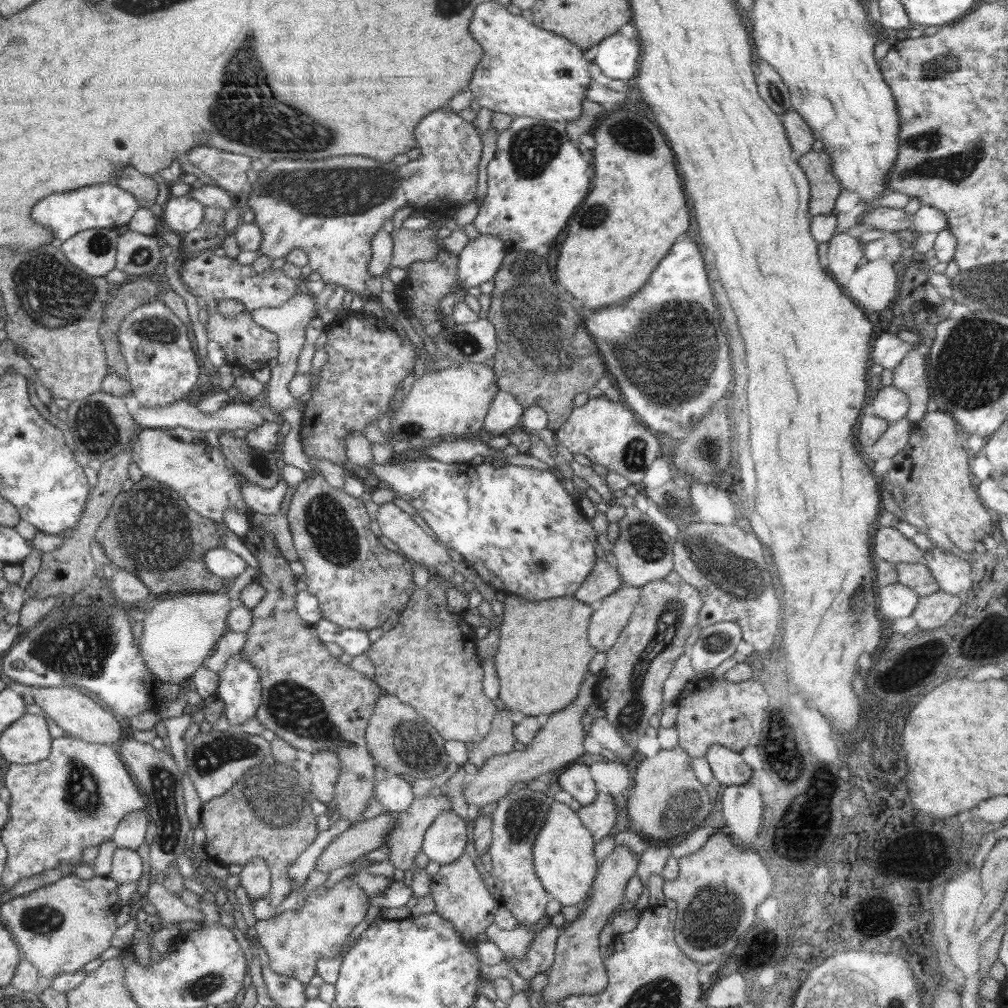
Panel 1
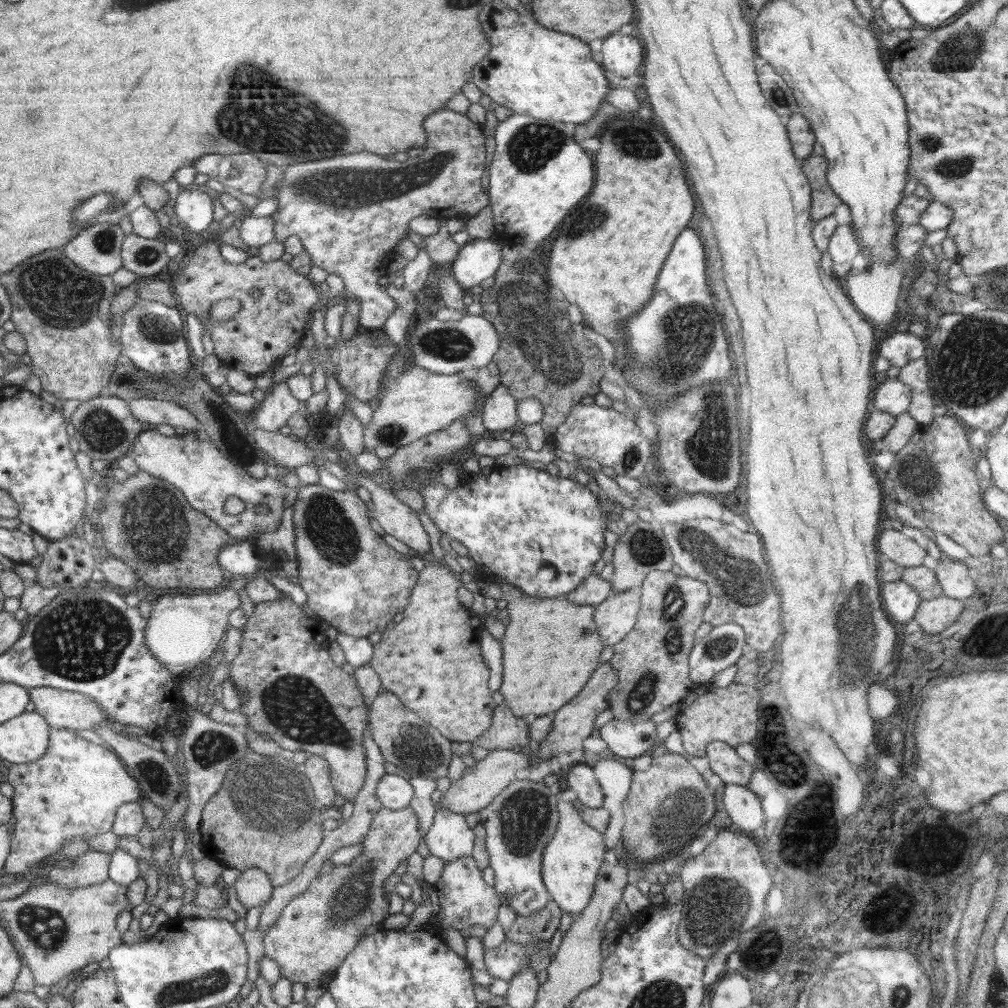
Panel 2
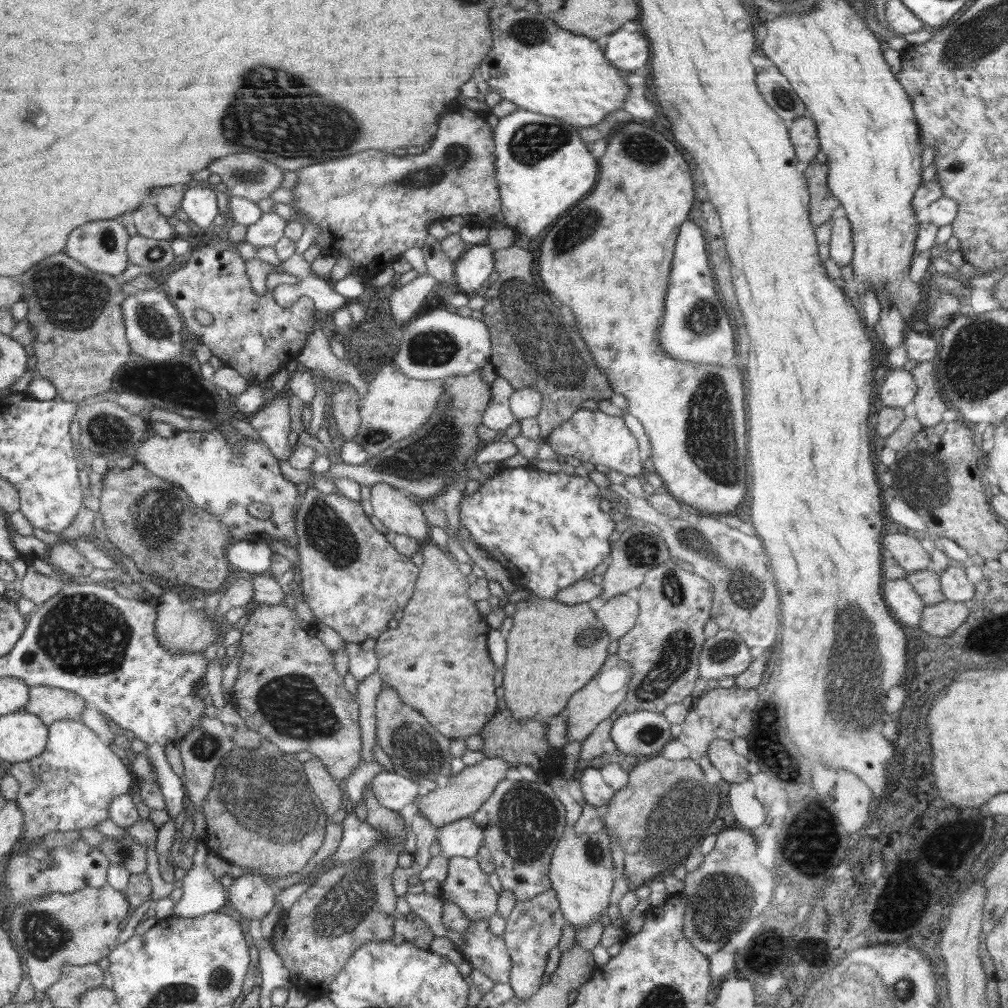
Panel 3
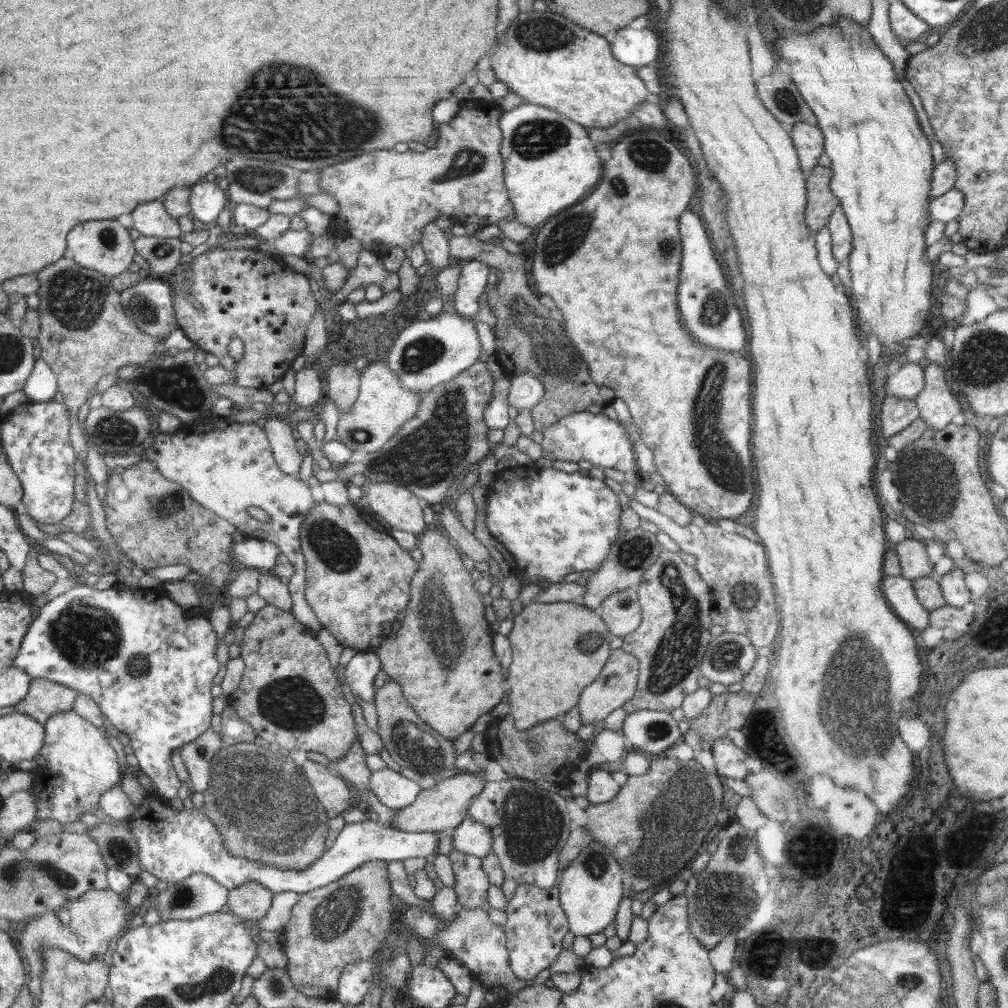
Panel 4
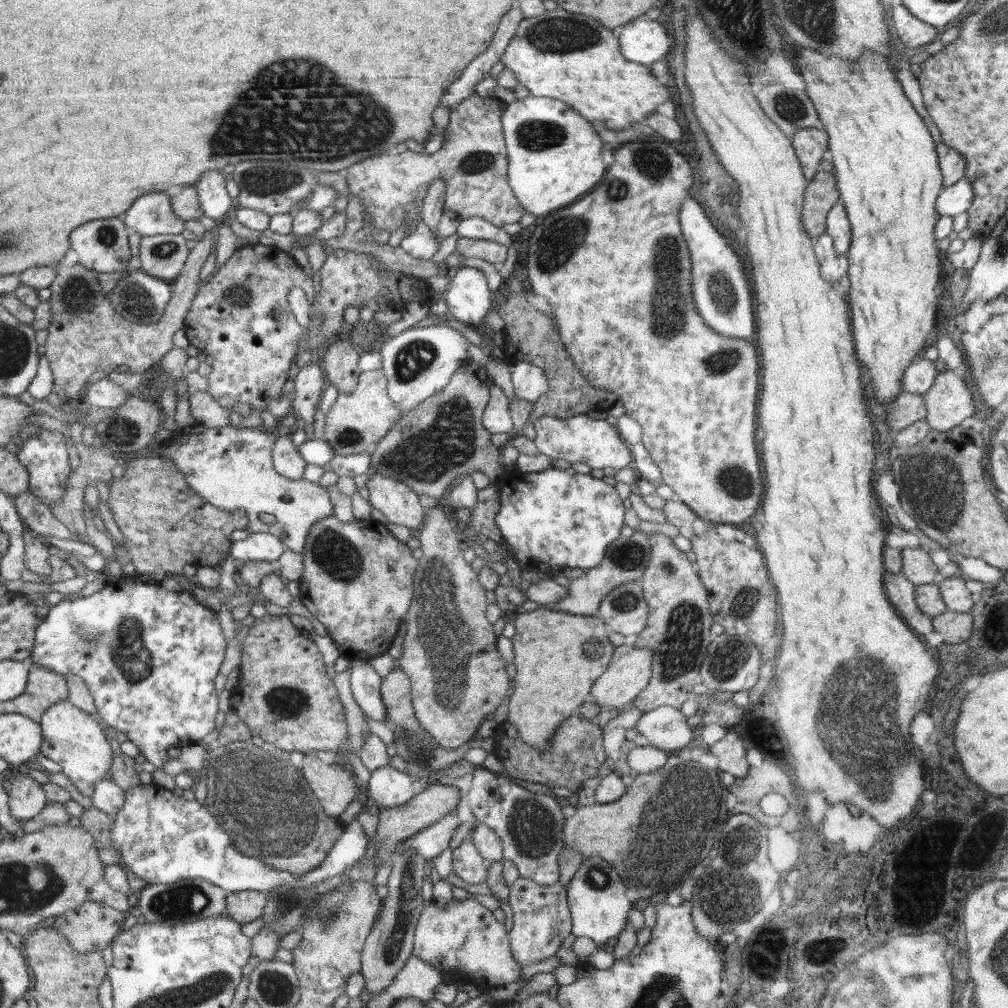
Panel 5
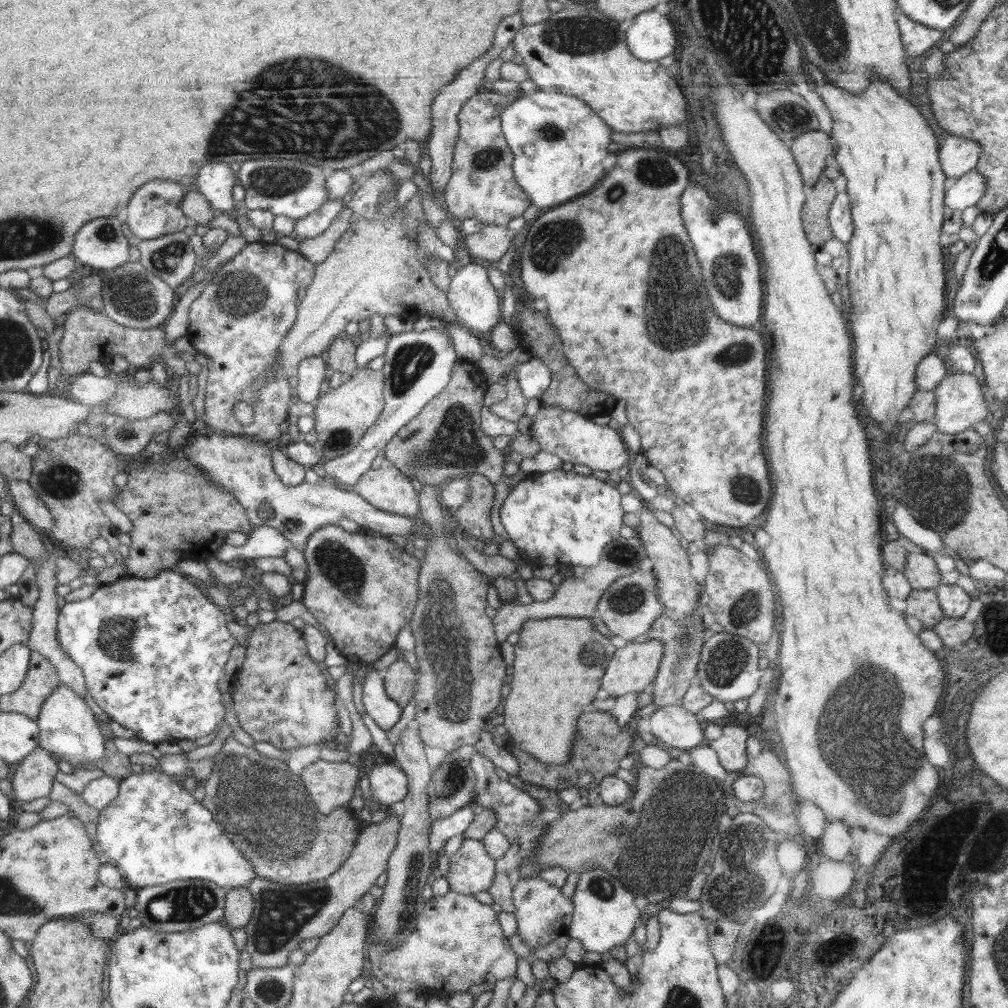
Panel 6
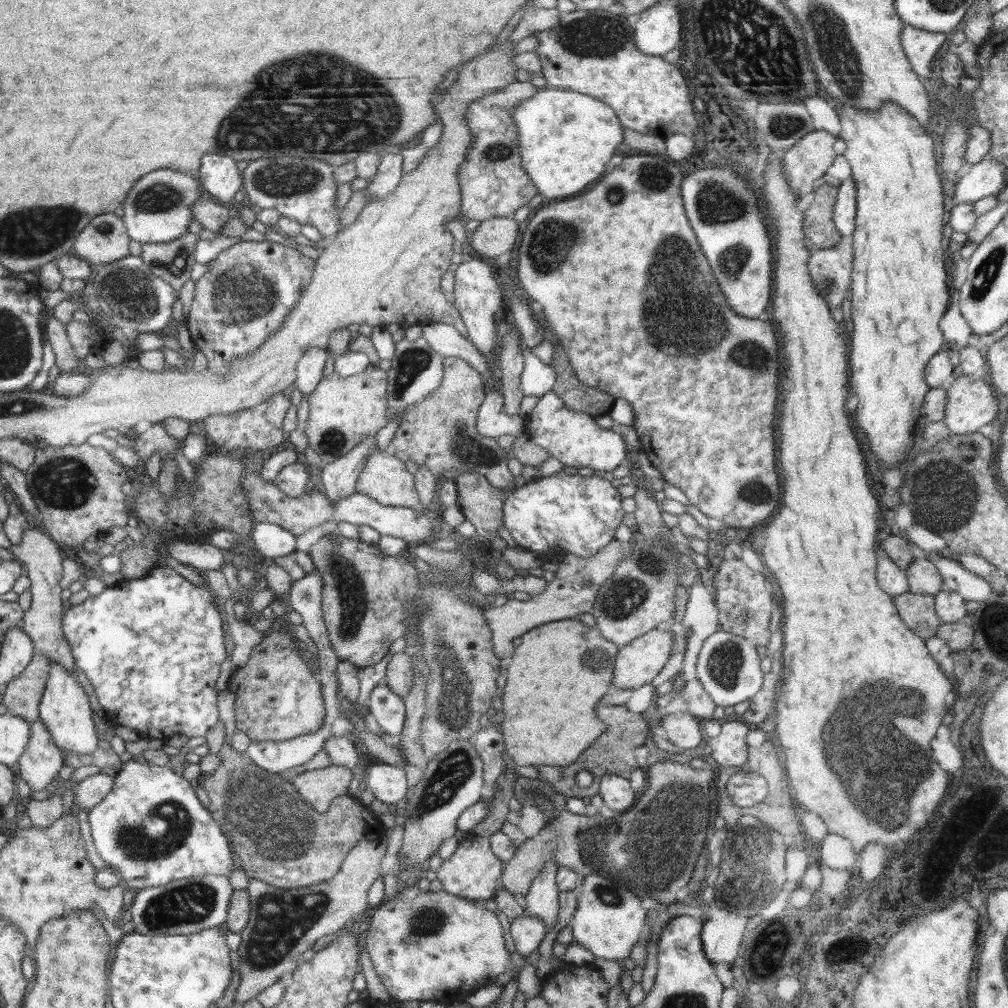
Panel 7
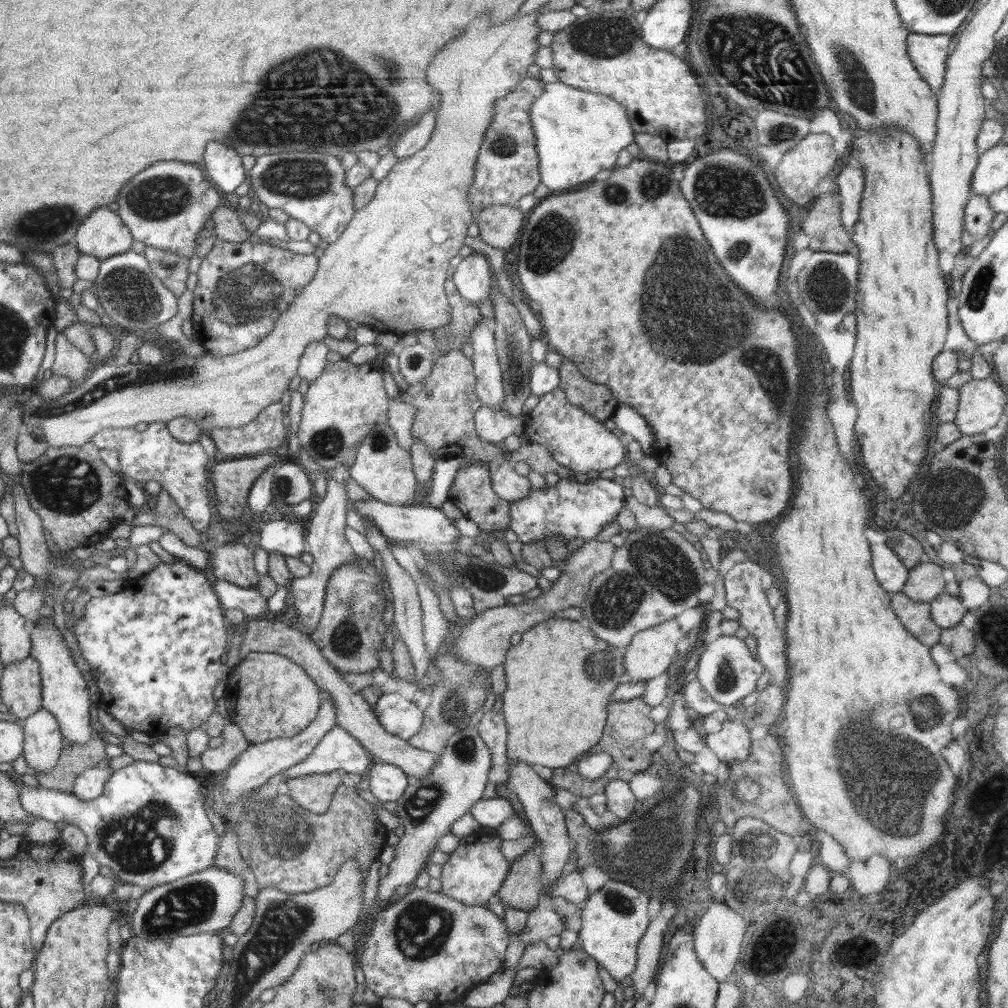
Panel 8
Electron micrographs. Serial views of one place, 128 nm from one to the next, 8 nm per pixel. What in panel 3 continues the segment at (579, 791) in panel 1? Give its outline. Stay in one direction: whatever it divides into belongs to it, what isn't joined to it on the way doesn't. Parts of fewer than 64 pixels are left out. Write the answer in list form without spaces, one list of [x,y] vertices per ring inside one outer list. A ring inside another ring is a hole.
[[[586,768],[576,786],[581,788],[583,799],[599,809],[608,806],[615,795],[615,790],[602,779],[601,770],[596,768]]]

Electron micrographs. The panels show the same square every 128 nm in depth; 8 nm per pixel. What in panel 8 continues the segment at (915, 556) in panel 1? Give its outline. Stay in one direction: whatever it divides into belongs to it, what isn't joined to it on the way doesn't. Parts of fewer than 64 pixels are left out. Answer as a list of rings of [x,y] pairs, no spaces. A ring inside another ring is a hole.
[[[928,561],[909,569],[909,577],[902,592],[912,600],[929,603],[939,594],[946,592],[945,584],[942,566]]]

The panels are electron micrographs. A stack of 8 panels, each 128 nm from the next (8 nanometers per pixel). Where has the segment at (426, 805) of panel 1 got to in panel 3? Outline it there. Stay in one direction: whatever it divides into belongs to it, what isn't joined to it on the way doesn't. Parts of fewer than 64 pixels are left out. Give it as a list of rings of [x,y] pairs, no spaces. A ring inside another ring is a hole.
[[[366,786],[362,796],[366,802],[366,822],[372,829],[388,833],[389,839],[369,848],[359,857],[322,873],[318,882],[315,882],[311,889],[304,892],[292,907],[283,913],[269,939],[271,947],[288,969],[292,984],[304,990],[306,994],[328,994],[328,987],[332,984],[333,978],[342,970],[356,949],[364,943],[387,941],[395,936],[393,924],[399,916],[396,910],[398,898],[392,887],[391,876],[397,867],[398,855],[403,852],[403,844],[405,845],[407,838],[404,820],[396,811],[381,806],[373,791],[366,789]]]

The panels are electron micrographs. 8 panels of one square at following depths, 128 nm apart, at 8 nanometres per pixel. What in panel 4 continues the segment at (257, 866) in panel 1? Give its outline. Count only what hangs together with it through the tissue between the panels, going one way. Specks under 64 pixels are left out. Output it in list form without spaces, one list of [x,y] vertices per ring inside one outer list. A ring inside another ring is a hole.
[[[246,882],[230,891],[226,910],[245,920],[260,920],[266,916],[271,906],[273,894],[270,890],[256,884]]]

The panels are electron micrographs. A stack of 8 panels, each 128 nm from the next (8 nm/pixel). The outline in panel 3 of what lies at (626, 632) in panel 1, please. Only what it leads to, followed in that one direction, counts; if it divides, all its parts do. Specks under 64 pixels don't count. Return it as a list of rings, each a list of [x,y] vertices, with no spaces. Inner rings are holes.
[[[672,559],[655,569],[648,569],[638,592],[639,615],[636,624],[617,640],[617,655],[631,666],[628,692],[614,711],[618,716],[632,714],[638,710],[664,713],[668,707],[682,702],[686,696],[692,694],[694,682],[699,677],[699,654],[706,640],[703,628],[710,620],[710,606],[713,606],[711,583],[705,578],[700,578],[698,574],[692,574],[688,568],[679,567]]]

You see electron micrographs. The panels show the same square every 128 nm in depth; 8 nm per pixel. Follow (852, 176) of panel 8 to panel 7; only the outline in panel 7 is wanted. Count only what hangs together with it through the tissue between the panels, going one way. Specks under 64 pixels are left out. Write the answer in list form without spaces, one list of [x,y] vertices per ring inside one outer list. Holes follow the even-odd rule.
[[[852,177],[837,183],[838,194],[833,208],[833,221],[842,238],[849,241],[855,231],[857,213],[856,183]]]

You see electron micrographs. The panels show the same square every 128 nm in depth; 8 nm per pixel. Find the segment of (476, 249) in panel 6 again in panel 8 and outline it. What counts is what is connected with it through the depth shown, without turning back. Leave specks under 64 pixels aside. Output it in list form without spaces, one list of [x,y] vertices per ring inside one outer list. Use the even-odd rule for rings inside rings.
[[[514,205],[487,206],[475,220],[479,226],[479,236],[492,248],[509,250],[520,236],[524,215],[524,212]]]

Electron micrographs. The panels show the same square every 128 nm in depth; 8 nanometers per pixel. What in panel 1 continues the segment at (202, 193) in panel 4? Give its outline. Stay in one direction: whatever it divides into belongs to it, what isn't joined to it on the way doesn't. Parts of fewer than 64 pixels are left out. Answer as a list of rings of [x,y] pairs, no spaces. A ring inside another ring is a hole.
[[[170,196],[163,208],[163,218],[169,230],[185,234],[194,230],[204,218],[205,206],[191,196]]]

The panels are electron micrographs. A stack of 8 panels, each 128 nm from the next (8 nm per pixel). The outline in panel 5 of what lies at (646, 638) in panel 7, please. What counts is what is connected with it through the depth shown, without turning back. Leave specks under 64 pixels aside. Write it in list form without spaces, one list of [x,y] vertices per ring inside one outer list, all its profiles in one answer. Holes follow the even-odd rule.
[[[630,641],[615,647],[607,669],[594,681],[589,699],[602,708],[609,706],[621,709],[629,705],[649,683],[652,674],[652,655],[649,648],[638,648]]]

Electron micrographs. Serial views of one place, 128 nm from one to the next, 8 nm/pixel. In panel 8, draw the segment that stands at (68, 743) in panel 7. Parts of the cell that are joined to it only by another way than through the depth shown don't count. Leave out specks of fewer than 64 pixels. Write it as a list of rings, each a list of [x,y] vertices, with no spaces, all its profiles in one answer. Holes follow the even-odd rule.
[[[40,615],[34,623],[29,623],[28,630],[32,639],[30,655],[39,662],[41,672],[41,708],[56,717],[66,742],[86,745],[95,737],[90,728],[90,695],[64,637],[54,626],[52,619],[48,619],[46,615]]]

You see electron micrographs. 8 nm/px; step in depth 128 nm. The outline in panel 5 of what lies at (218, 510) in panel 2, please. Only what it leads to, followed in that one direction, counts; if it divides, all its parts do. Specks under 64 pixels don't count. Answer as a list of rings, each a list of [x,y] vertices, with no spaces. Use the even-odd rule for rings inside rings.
[[[232,425],[213,430],[208,428],[208,434],[200,432],[199,434],[184,435],[183,432],[175,432],[167,441],[160,443],[160,456],[169,458],[177,466],[190,488],[198,493],[205,502],[209,502],[216,508],[221,508],[221,510],[244,509],[248,519],[246,530],[249,534],[269,532],[279,538],[286,549],[301,554],[304,551],[309,528],[321,518],[333,515],[333,504],[326,487],[322,487],[318,482],[313,483],[305,478],[300,480],[289,479],[276,472],[273,467],[275,437],[276,431],[265,427],[238,428]],[[261,512],[267,512],[275,516],[275,524],[273,526],[263,524],[259,519]]]

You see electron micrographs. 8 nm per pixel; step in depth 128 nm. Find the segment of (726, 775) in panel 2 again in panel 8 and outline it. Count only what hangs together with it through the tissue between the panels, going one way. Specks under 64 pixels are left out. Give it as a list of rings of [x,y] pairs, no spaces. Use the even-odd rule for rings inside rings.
[[[727,719],[714,734],[704,734],[705,745],[714,751],[722,763],[744,761],[750,755],[751,736],[744,723]]]

